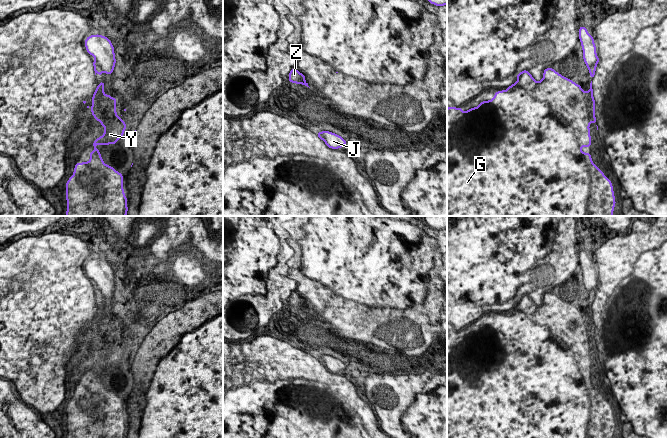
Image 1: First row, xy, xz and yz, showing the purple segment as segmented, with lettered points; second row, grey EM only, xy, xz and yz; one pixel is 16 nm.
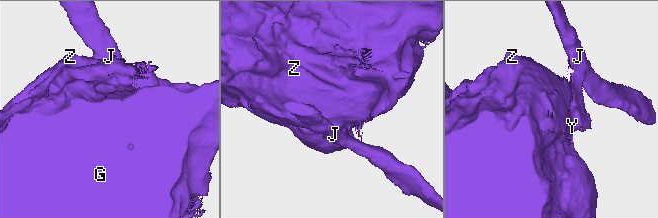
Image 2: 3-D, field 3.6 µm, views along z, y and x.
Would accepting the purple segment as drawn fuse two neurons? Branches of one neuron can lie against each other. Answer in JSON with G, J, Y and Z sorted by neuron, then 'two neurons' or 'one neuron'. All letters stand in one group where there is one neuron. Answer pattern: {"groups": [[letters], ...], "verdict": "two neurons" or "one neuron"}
{"groups": [["G", "Y", "Z"], ["J"]], "verdict": "two neurons"}

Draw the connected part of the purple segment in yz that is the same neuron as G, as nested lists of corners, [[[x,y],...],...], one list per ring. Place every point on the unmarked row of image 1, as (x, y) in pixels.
[[[551,291],[544,294],[543,303],[540,306],[535,305],[527,294],[518,297],[516,302],[518,305],[515,308],[509,310],[507,314],[497,315],[492,324],[483,325],[478,331],[471,332],[466,336],[463,336],[462,332],[455,332],[453,330],[447,332],[447,438],[613,438],[616,426],[611,405],[592,386],[590,376],[584,377],[580,373],[581,371],[590,371],[591,361],[589,348],[597,347],[594,338],[596,326],[593,322],[592,305],[590,307],[590,314],[588,316],[583,315],[580,309],[563,301]]]

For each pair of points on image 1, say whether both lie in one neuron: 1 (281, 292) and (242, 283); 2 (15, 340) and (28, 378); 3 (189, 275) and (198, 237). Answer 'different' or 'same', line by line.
1: same
2: same
3: different

